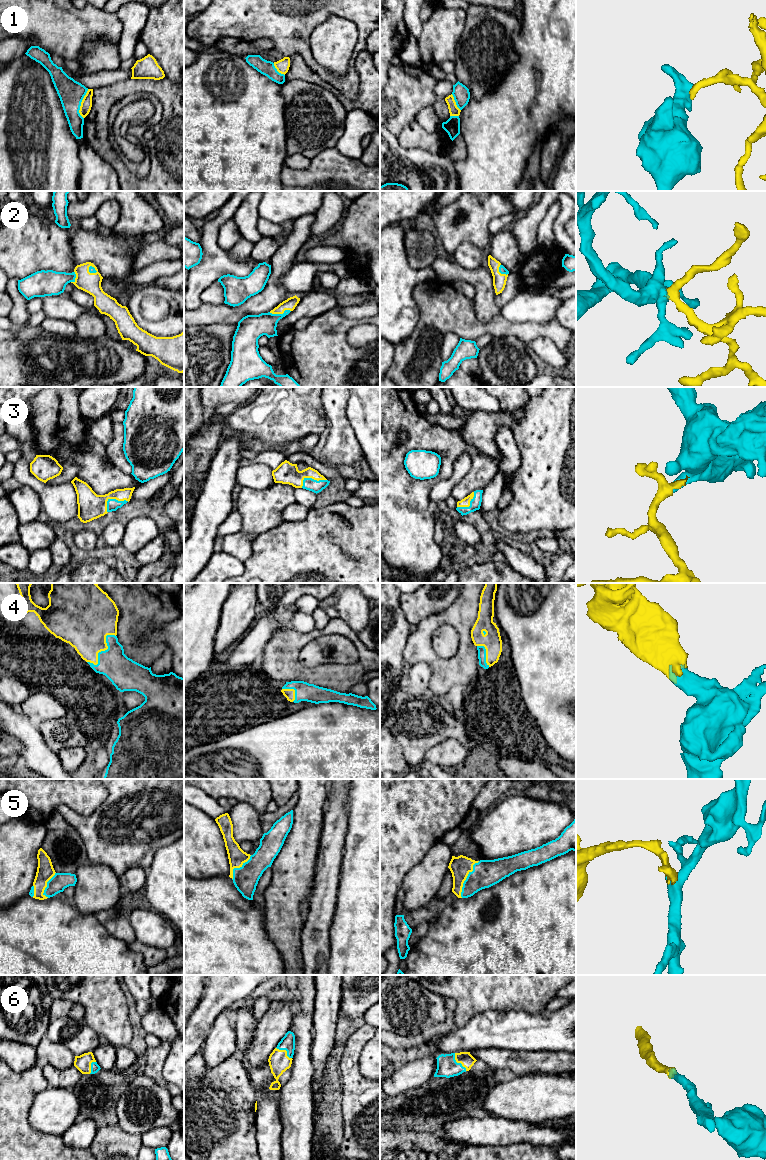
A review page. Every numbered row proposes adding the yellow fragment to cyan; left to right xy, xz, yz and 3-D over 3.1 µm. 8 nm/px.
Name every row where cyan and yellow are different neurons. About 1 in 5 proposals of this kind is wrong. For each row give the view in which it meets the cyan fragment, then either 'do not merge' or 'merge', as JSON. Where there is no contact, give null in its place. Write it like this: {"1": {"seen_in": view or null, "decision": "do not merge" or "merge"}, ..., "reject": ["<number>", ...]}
{"1": {"seen_in": "xy", "decision": "do not merge"}, "2": {"seen_in": "xz", "decision": "merge"}, "3": {"seen_in": "xy", "decision": "merge"}, "4": {"seen_in": "xy", "decision": "merge"}, "5": {"seen_in": "yz", "decision": "merge"}, "6": {"seen_in": "yz", "decision": "merge"}, "reject": ["1"]}

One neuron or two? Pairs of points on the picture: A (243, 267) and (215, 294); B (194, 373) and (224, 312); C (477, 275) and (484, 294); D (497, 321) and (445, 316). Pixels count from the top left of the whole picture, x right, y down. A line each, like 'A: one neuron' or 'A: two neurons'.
A: two neurons
B: two neurons
C: one neuron
D: one neuron

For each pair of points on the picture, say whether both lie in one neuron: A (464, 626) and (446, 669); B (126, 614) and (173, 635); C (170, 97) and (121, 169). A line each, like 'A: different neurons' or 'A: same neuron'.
A: same neuron
B: different neurons
C: same neuron

